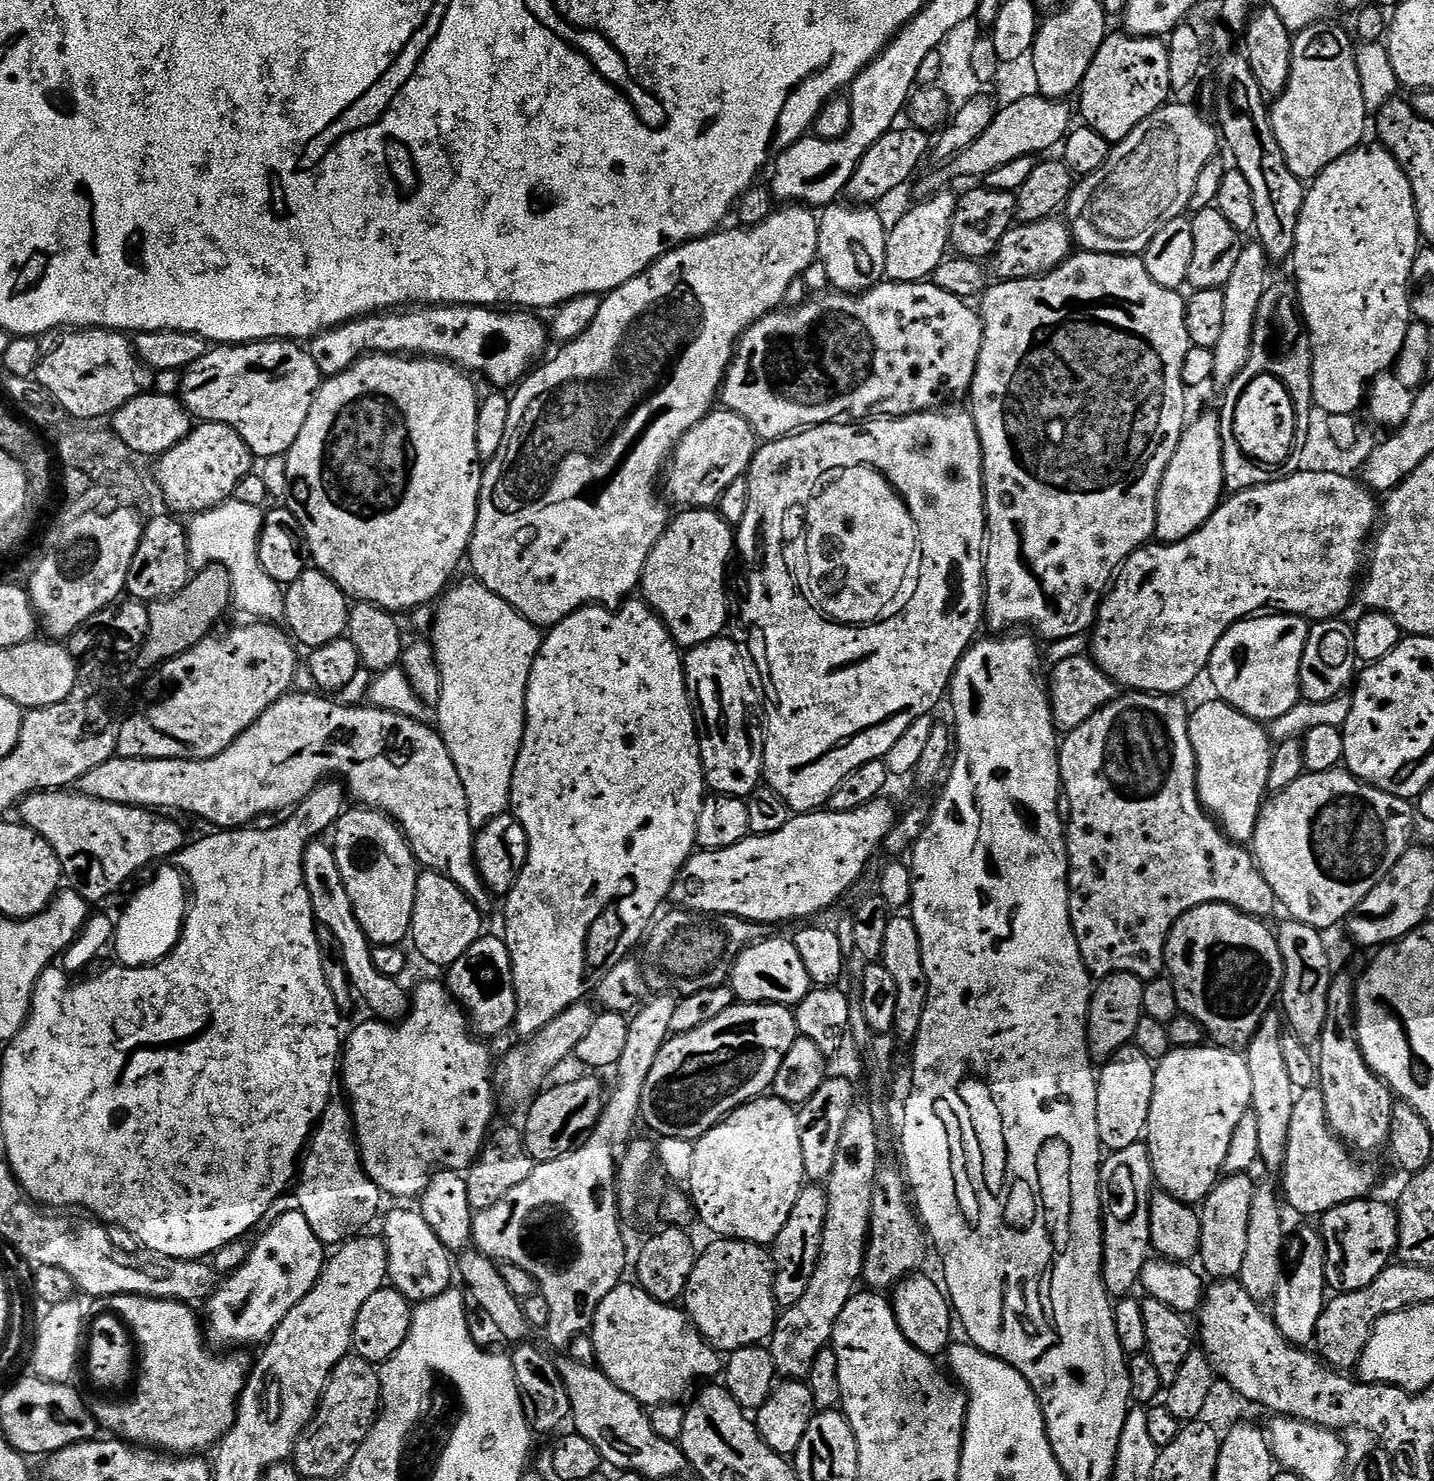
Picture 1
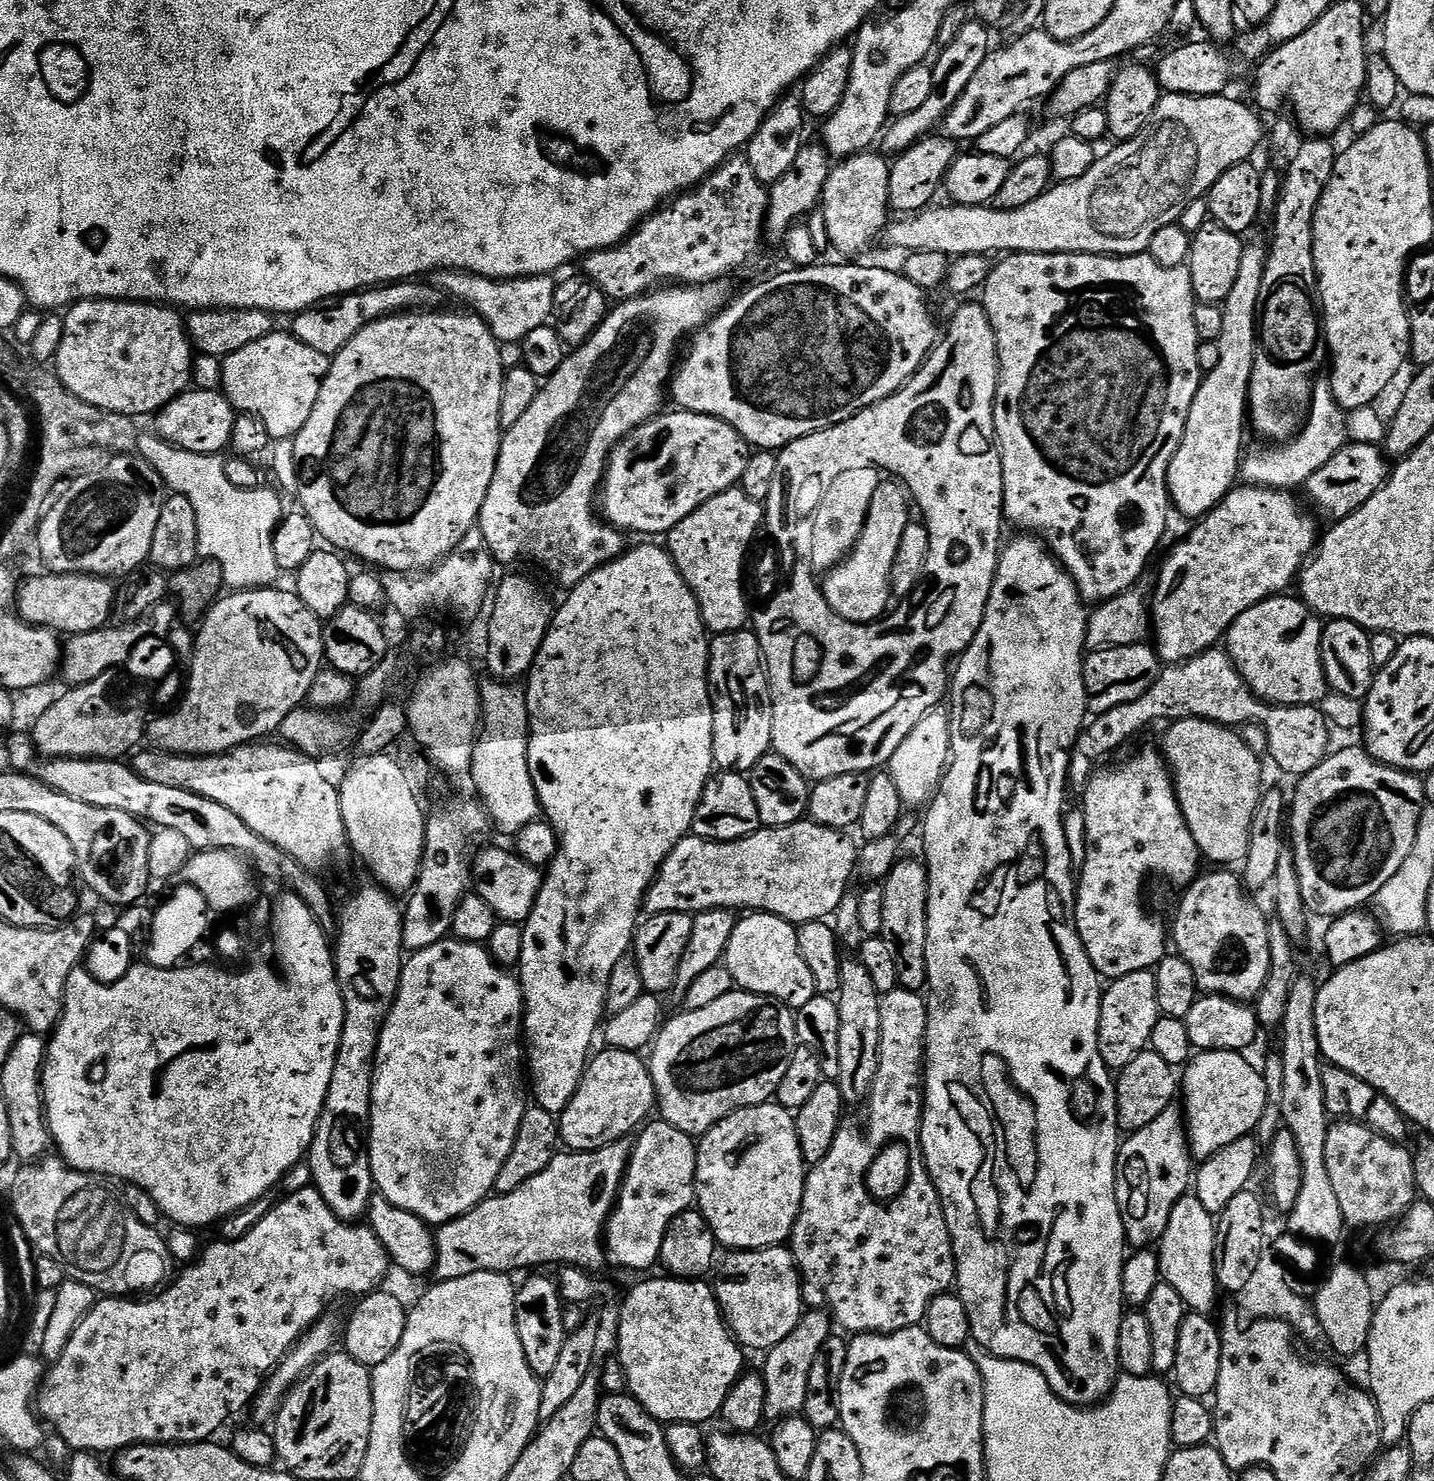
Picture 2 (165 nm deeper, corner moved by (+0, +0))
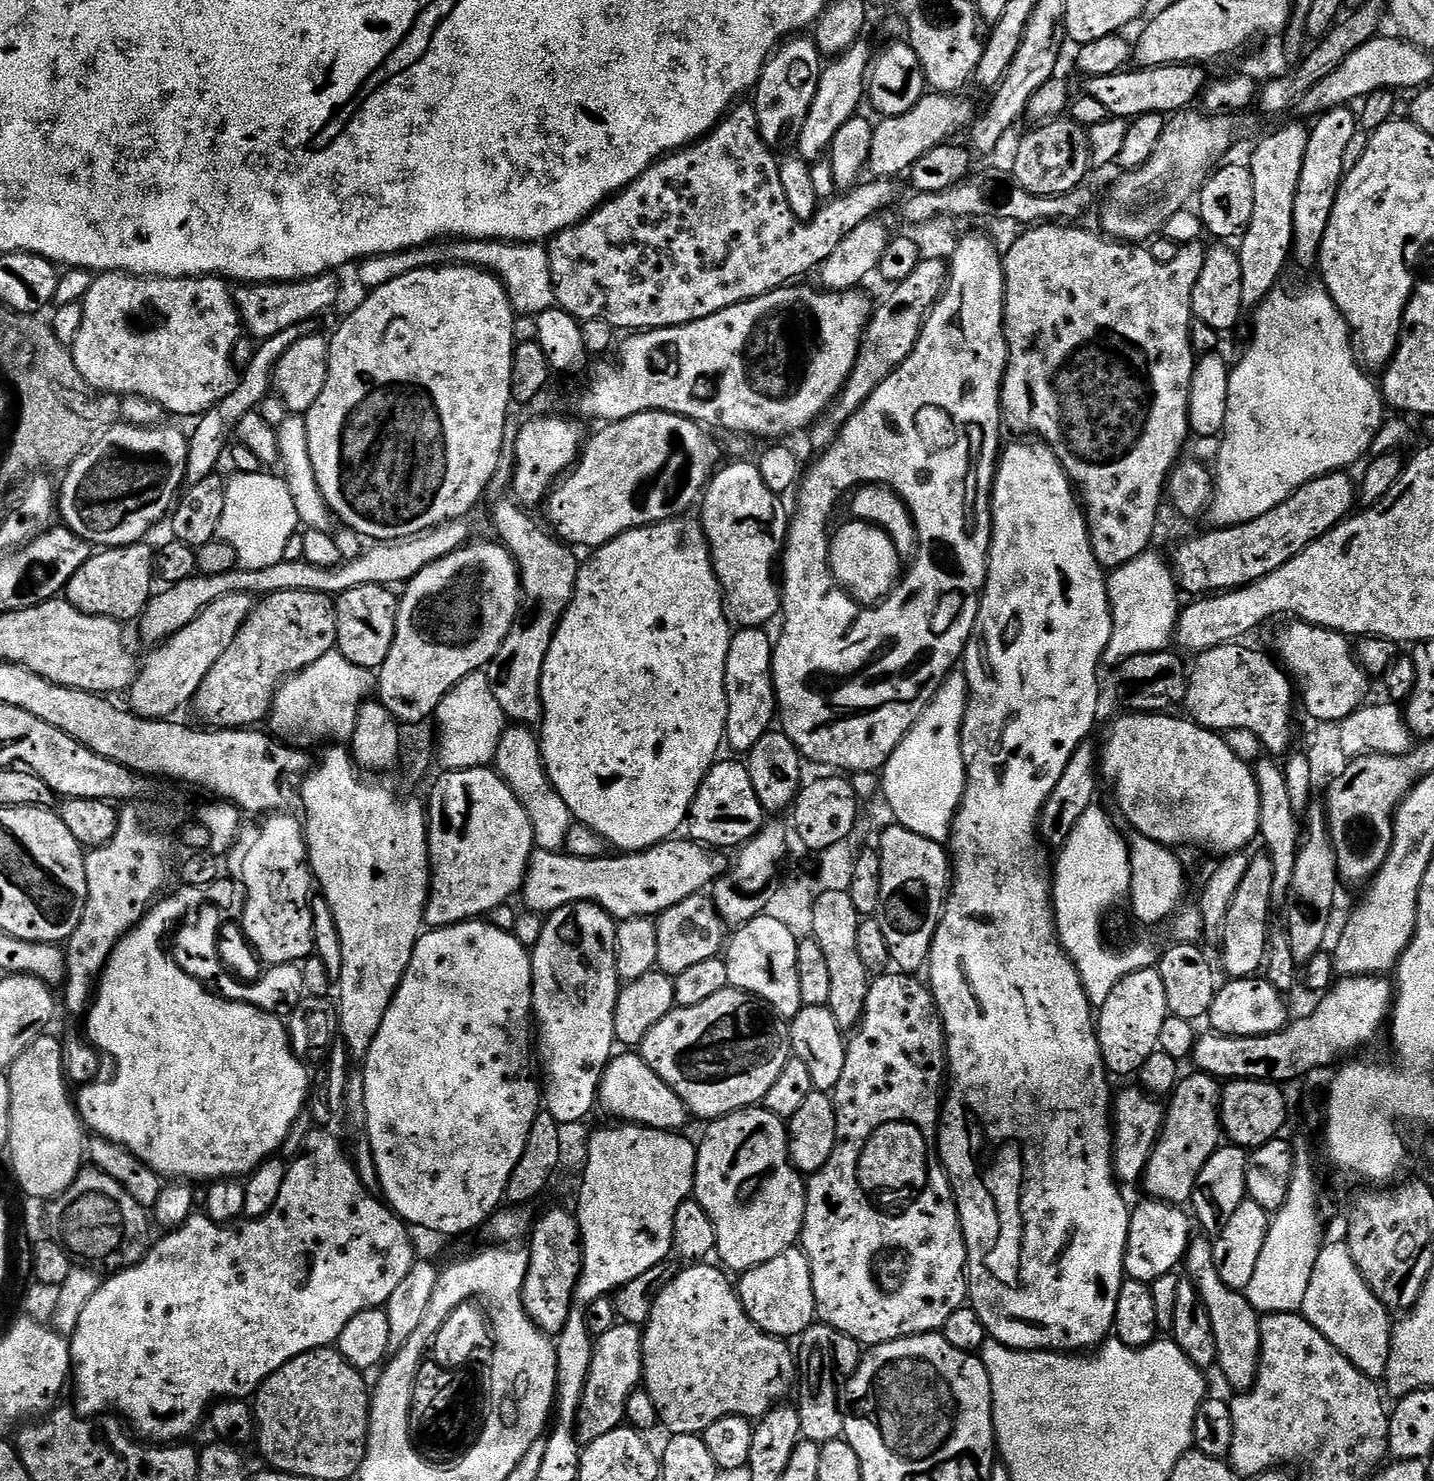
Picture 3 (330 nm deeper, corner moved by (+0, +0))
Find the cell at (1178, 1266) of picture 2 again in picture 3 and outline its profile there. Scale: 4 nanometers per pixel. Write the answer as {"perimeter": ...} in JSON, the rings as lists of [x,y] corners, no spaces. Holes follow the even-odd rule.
{"perimeter":[[[1197,1235],[1189,1243],[1187,1268],[1187,1275],[1196,1285],[1200,1300],[1210,1314],[1210,1326],[1214,1326],[1214,1342],[1218,1346],[1218,1372],[1224,1375],[1224,1380],[1233,1388],[1233,1393],[1243,1394],[1254,1386],[1260,1369],[1260,1316],[1248,1304],[1243,1291],[1226,1286],[1226,1282],[1222,1282],[1216,1269],[1214,1244],[1207,1235]]]}

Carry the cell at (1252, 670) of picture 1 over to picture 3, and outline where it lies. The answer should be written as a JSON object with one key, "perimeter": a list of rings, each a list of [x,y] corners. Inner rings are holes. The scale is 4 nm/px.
{"perimeter":[[[1292,622],[1280,636],[1280,656],[1283,667],[1290,673],[1298,696],[1304,699],[1316,722],[1341,722],[1354,714],[1367,701],[1370,677],[1356,659],[1354,644],[1343,632],[1318,628],[1315,624]]]}

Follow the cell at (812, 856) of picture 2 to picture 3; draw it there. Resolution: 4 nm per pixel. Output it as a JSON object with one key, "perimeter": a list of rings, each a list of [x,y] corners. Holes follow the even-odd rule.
{"perimeter":[[[691,838],[680,839],[665,840],[662,844],[647,848],[645,852],[605,854],[598,858],[574,858],[563,850],[552,852],[548,848],[536,848],[524,875],[523,907],[529,912],[551,914],[562,906],[596,904],[617,922],[633,920],[639,916],[659,917],[660,913],[670,910],[670,906],[678,906],[678,902],[686,902],[686,898],[703,893],[726,871],[726,860],[724,862],[720,857],[723,855],[709,850],[705,845],[698,844]]]}

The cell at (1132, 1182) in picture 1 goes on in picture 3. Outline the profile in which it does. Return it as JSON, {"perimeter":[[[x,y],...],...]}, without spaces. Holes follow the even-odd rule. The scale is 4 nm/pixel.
{"perimeter":[[[1196,1070],[1193,1073],[1193,1076],[1185,1075],[1176,1085],[1176,1091],[1171,1093],[1166,1104],[1164,1129],[1160,1132],[1160,1140],[1144,1171],[1142,1188],[1148,1191],[1145,1193],[1151,1199],[1163,1200],[1165,1204],[1184,1206],[1191,1201],[1202,1166],[1206,1166],[1206,1162],[1222,1144],[1221,1081],[1207,1072]]]}

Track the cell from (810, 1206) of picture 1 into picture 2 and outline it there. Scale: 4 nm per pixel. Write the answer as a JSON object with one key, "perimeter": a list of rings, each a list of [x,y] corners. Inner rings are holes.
{"perimeter":[[[897,986],[892,992],[883,995],[880,1002],[880,1017],[882,1018],[882,1026],[880,1027],[880,1045],[878,1046],[878,1074],[874,1078],[872,1092],[868,1095],[866,1101],[868,1129],[865,1132],[859,1132],[856,1128],[845,1127],[837,1132],[836,1141],[830,1146],[826,1158],[822,1158],[818,1164],[811,1165],[810,1171],[804,1178],[802,1206],[796,1219],[796,1225],[792,1227],[790,1237],[792,1257],[795,1258],[796,1266],[800,1269],[805,1305],[809,1309],[820,1310],[825,1307],[824,1303],[827,1300],[832,1304],[840,1304],[840,1320],[838,1316],[838,1324],[839,1327],[841,1324],[848,1331],[848,1334],[887,1334],[889,1332],[901,1332],[903,1328],[914,1328],[923,1325],[932,1300],[936,1296],[951,1293],[956,1283],[956,1255],[952,1253],[952,1235],[944,1217],[944,1203],[941,1202],[938,1190],[934,1186],[926,1167],[921,1164],[915,1170],[915,1179],[912,1180],[907,1195],[895,1207],[877,1208],[876,1204],[869,1203],[866,1188],[863,1188],[864,1170],[866,1170],[866,1166],[870,1166],[872,1159],[878,1158],[878,1154],[882,1154],[886,1148],[900,1148],[902,1136],[920,1136],[920,1122],[924,1119],[924,1069],[926,1067],[924,1048],[928,1044],[927,999],[920,992],[912,992],[908,988]]]}

